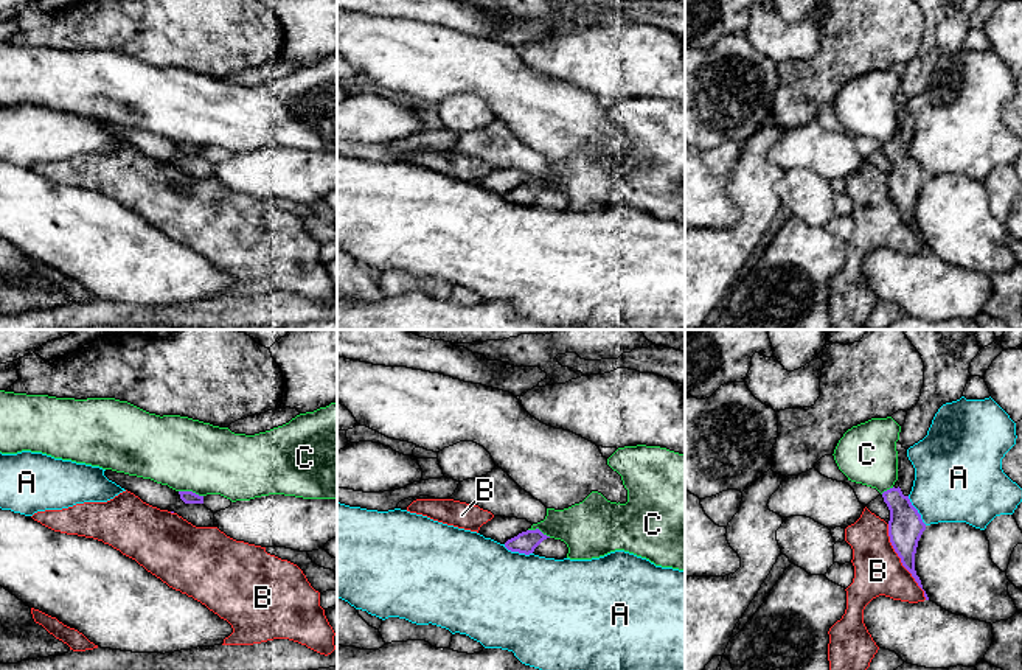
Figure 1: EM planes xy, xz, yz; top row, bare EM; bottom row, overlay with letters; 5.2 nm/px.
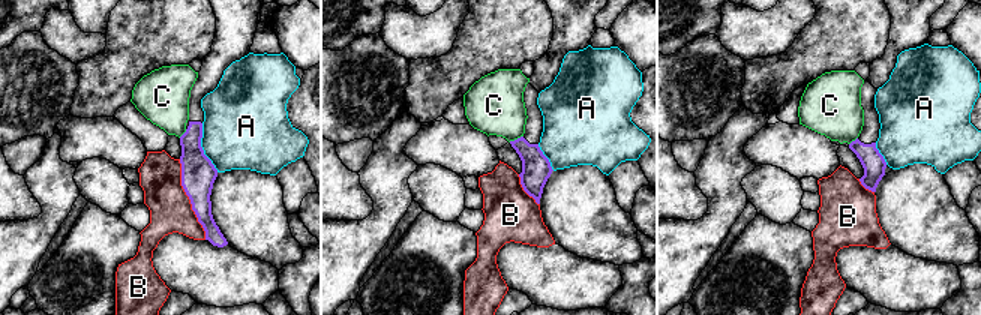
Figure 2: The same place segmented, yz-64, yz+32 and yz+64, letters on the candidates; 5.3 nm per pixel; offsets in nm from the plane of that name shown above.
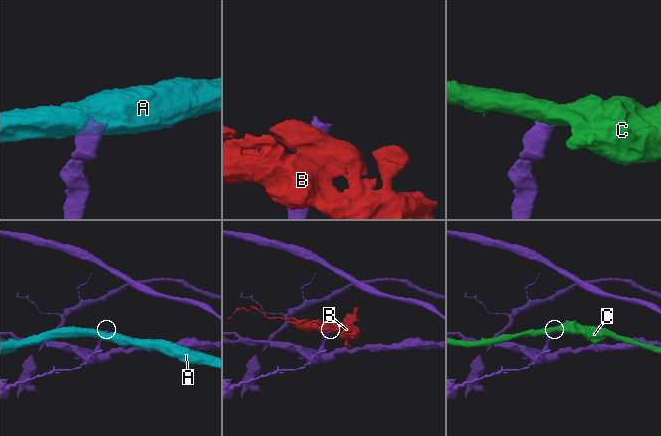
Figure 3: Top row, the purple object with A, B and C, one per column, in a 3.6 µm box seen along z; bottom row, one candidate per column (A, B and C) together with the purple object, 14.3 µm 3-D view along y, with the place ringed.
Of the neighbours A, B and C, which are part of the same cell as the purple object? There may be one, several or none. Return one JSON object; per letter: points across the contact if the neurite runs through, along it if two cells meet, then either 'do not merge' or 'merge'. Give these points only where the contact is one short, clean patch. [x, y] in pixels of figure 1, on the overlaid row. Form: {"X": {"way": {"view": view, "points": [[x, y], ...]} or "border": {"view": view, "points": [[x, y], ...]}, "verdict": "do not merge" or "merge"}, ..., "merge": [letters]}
{"A": {"verdict": "do not merge"}, "B": {"verdict": "do not merge"}, "C": {"border": {"view": "xy", "points": [[179, 490], [191, 490], [202, 496]]}, "verdict": "do not merge"}, "merge": []}

